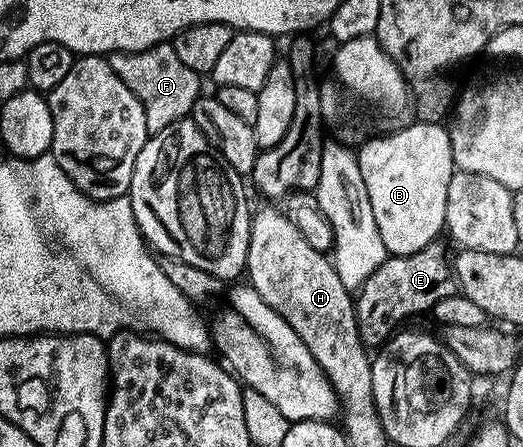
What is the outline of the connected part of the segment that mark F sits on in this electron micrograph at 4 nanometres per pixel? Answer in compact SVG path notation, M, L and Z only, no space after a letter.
M171 42L159 43L141 51L114 51L107 56L107 61L114 73L126 81L126 89L142 101L149 136L157 135L166 129L166 125L174 125L174 121L189 118L194 101L202 94L201 76L184 62L178 61L178 53L174 53Z

